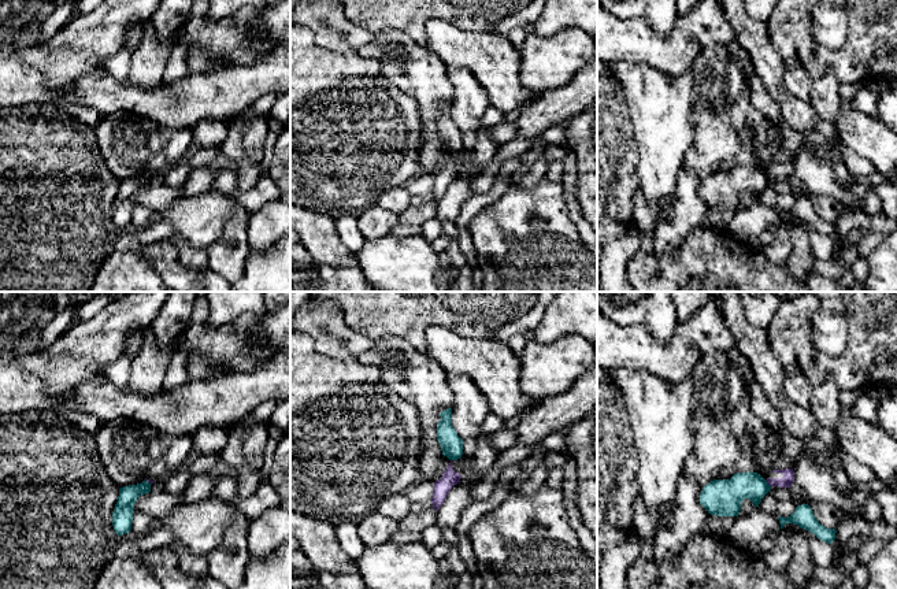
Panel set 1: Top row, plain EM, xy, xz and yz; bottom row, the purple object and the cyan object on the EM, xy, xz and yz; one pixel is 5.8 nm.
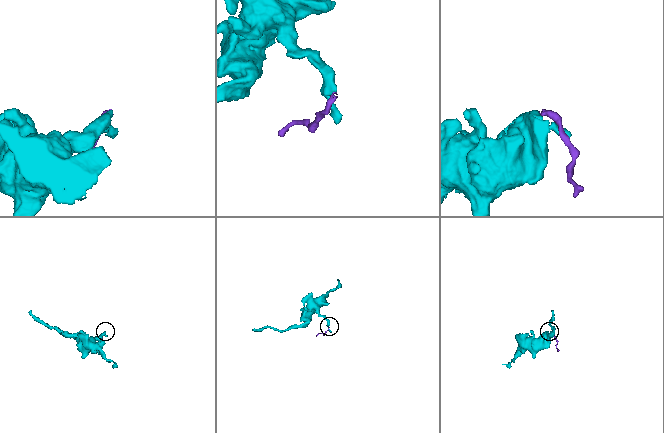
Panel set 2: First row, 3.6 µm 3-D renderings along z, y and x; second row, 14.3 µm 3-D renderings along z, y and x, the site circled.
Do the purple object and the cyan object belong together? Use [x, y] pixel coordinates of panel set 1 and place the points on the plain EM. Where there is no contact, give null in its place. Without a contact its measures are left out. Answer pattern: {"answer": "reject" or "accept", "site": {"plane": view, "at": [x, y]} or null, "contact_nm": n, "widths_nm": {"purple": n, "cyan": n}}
{"answer": "reject", "site": {"plane": "yz", "at": [768, 177]}, "contact_nm": 60, "widths_nm": {"purple": 70, "cyan": 190}}

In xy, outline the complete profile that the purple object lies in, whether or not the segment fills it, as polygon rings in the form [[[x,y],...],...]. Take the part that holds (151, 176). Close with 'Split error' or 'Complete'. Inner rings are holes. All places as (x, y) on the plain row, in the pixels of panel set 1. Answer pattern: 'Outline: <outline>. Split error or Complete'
Outline: [[[159,152],[147,164],[145,171],[152,178],[155,174],[162,174],[167,170],[168,162],[166,156]]]. Split error

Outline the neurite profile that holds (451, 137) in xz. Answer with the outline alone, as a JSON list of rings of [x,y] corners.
[[[452,101],[444,103],[440,110],[441,114],[437,119],[437,133],[442,148],[449,153],[457,153],[463,148],[463,133],[457,129],[452,119]]]

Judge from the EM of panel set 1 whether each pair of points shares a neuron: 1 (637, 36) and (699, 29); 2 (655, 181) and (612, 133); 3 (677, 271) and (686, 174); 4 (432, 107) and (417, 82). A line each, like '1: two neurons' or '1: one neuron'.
1: one neuron
2: two neurons
3: two neurons
4: one neuron

